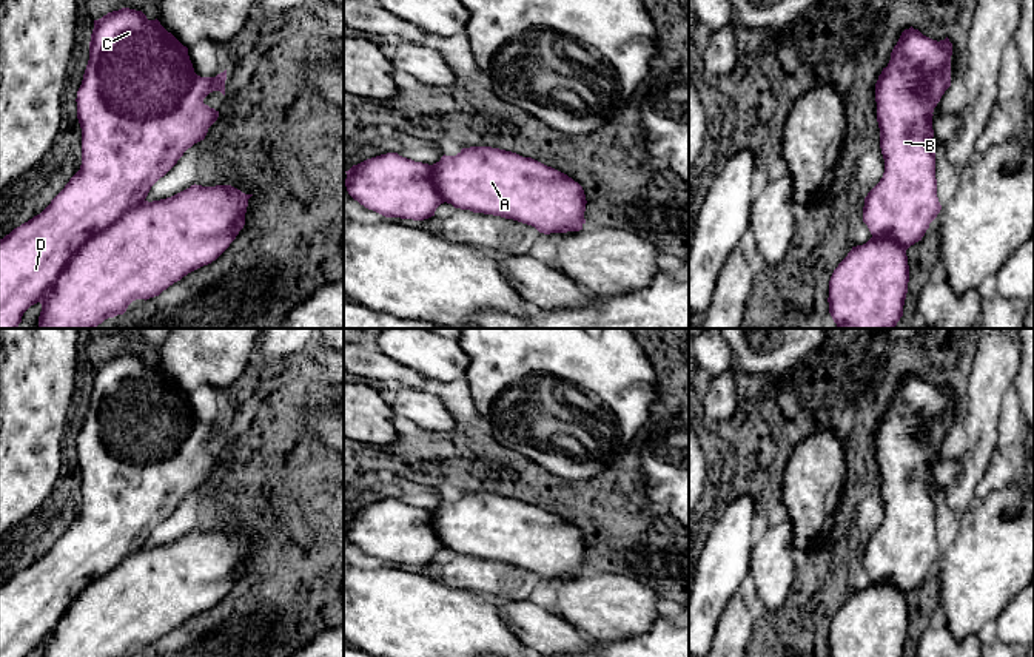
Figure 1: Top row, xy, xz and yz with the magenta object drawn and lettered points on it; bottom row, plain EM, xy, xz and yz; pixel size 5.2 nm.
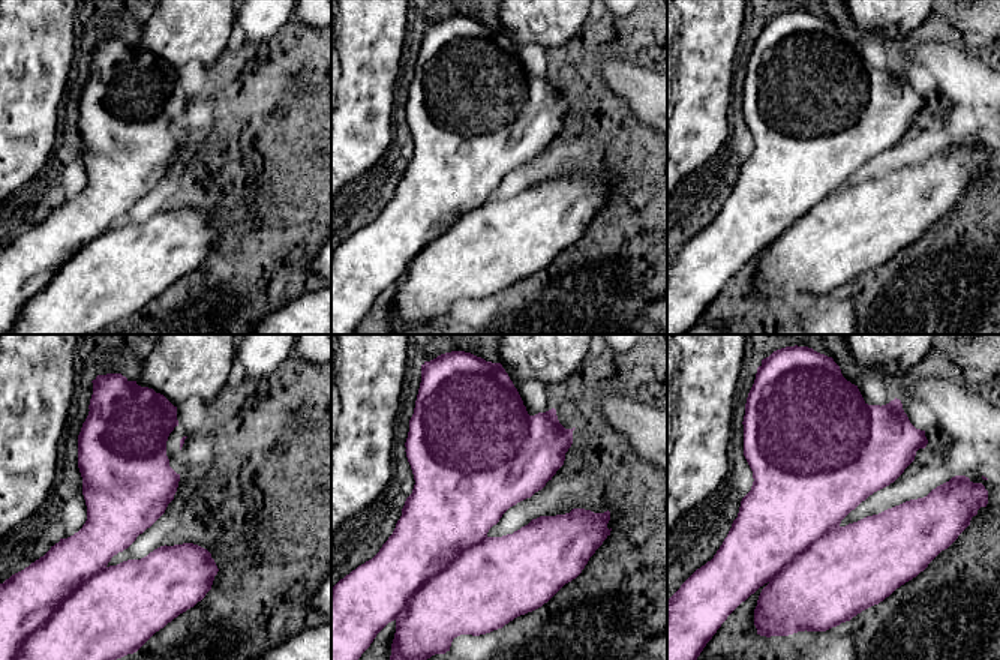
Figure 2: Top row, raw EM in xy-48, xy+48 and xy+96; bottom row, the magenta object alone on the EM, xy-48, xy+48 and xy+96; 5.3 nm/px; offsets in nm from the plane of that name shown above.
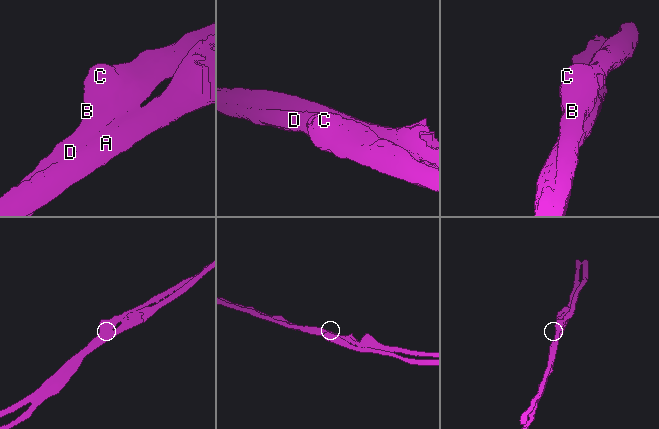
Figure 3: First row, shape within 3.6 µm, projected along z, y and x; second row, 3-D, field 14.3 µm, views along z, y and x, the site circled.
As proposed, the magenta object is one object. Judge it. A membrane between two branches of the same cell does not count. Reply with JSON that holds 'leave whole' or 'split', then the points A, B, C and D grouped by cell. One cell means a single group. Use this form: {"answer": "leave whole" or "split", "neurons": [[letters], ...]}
{"answer": "leave whole", "neurons": [["A", "B", "C", "D"]]}

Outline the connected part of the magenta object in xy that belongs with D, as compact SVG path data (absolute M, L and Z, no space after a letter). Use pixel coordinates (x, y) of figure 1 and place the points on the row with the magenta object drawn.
M122 8L94 20L89 60L76 99L82 165L40 214L0 239L0 328L17 328L23 313L37 302L42 304L39 328L96 328L105 319L123 315L133 301L159 296L230 247L245 225L253 194L231 185L194 184L171 197L146 200L151 187L188 148L203 140L217 120L219 111L203 99L213 91L225 96L225 80L227 69L216 77L197 76L188 48L142 11Z

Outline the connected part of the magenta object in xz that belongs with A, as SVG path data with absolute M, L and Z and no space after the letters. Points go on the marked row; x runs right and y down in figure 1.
M462 148L433 165L387 153L345 173L348 194L385 217L424 221L447 202L513 219L544 234L579 231L586 224L587 200L578 182L532 157L499 148Z

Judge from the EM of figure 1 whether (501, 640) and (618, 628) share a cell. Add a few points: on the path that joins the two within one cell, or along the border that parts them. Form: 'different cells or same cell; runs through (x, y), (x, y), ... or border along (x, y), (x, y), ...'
different cells; border along (498, 608), (509, 628), (521, 640)

